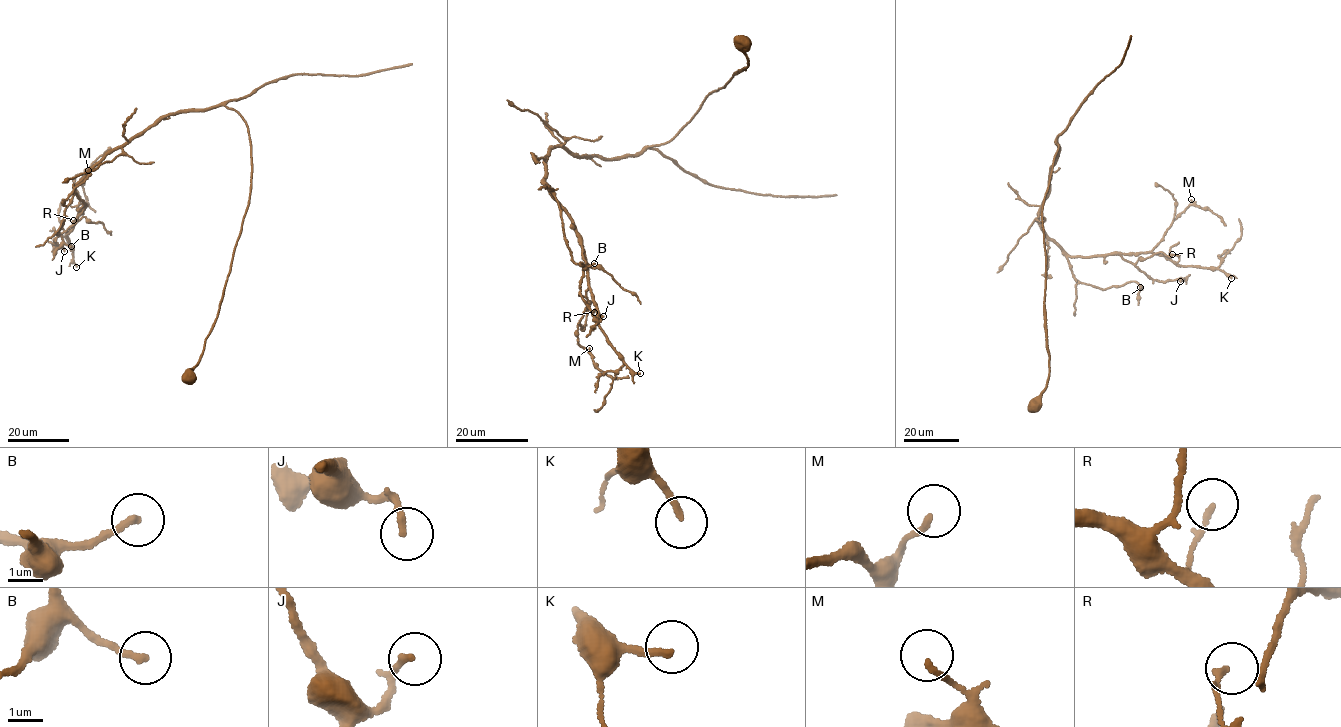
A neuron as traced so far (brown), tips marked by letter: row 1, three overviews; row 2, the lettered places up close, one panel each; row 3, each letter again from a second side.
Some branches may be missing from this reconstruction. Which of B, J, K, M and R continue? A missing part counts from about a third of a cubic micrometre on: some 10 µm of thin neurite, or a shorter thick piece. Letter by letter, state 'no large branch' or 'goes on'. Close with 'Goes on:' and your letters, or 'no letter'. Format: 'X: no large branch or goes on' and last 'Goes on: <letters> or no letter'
B: goes on
J: no large branch
K: no large branch
M: no large branch
R: no large branch
Goes on: B

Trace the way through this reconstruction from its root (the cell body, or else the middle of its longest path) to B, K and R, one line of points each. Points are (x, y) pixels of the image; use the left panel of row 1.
B: (189, 376), (250, 198), (243, 117), (222, 105), (170, 113), (116, 147), (66, 208), (55, 234), (71, 246)
K: (189, 376), (250, 198), (241, 115), (222, 105), (170, 113), (91, 168), (66, 235), (76, 267)
R: (189, 376), (217, 316), (250, 198), (246, 121), (222, 105), (161, 116), (78, 182), (85, 206), (73, 220)

